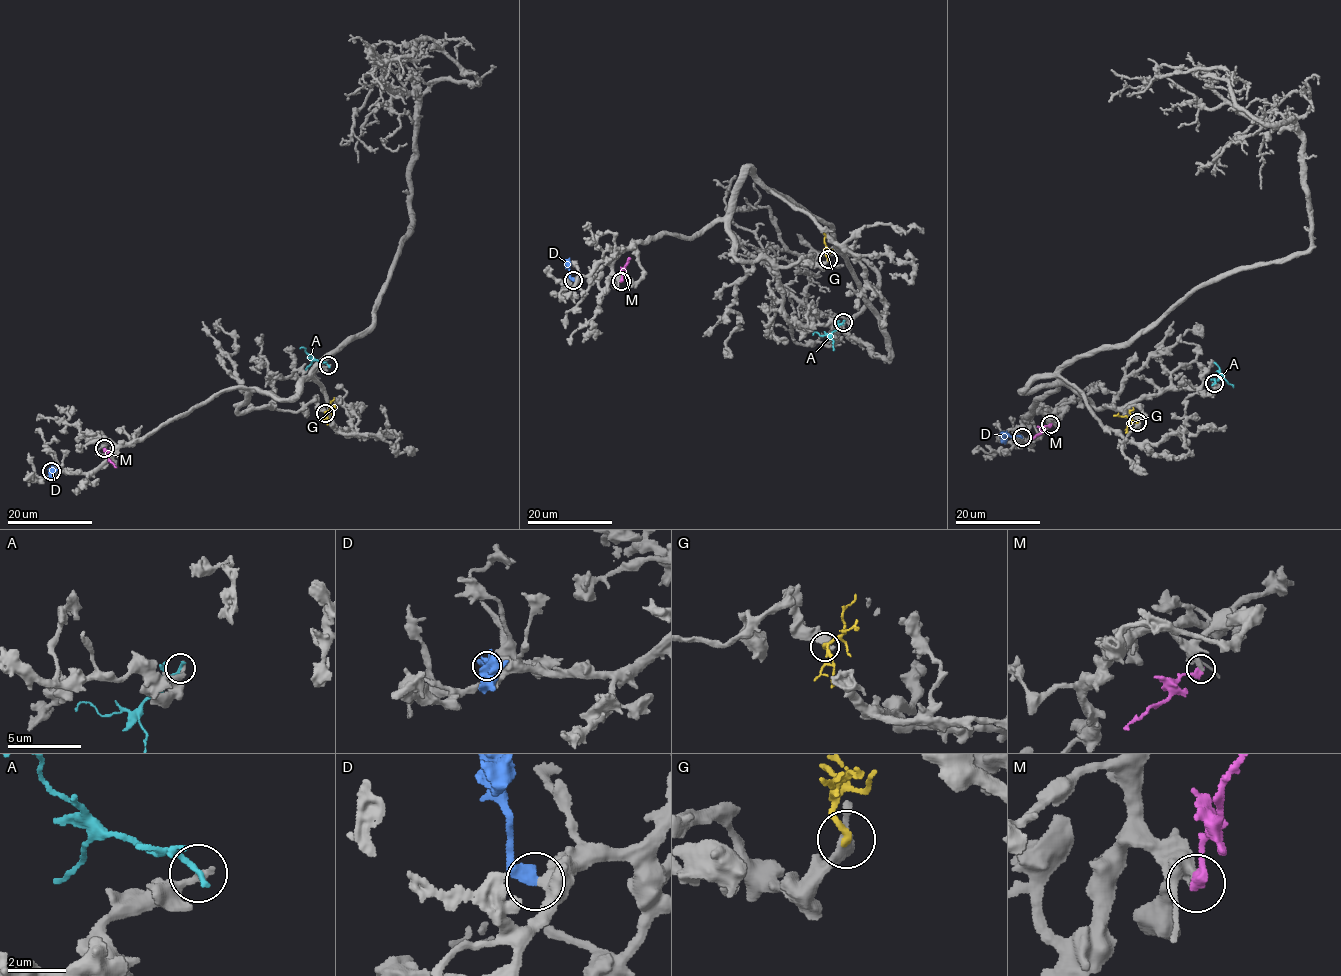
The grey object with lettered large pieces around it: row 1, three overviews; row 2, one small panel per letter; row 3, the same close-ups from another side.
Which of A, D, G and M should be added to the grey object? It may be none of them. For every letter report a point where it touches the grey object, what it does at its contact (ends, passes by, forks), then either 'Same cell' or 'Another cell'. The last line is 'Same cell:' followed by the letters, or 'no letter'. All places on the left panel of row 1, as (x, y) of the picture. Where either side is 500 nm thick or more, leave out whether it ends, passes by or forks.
A: Touches grey at (328, 365). It ends there. Another cell
D: Touches grey at (51, 471). It ends there. Same cell
G: Touches grey at (325, 413). It ends there. Another cell
M: Touches grey at (104, 448). It ends there. Another cell
Same cell: D

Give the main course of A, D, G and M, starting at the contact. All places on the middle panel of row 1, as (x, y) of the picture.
A: (843, 322), (829, 334), (813, 334)
D: (574, 280), (568, 264), (569, 258)
G: (828, 259), (823, 233)
M: (621, 281), (630, 257)

